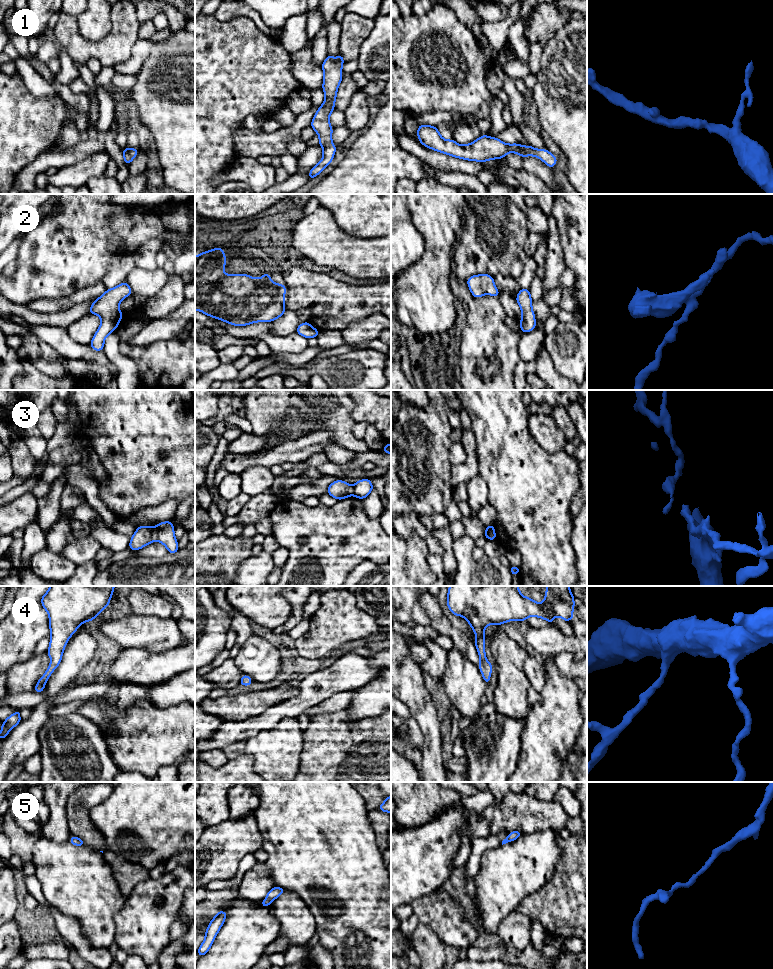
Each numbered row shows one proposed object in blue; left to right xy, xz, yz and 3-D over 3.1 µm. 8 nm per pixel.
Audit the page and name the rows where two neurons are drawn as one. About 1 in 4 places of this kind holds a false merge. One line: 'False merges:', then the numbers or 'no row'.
False merges: 3

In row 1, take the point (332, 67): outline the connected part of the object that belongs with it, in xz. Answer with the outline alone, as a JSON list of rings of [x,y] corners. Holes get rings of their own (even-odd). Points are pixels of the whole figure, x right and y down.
[[[327,55],[321,68],[324,71],[323,91],[324,103],[318,108],[310,126],[319,135],[319,145],[323,148],[322,160],[309,171],[309,180],[312,180],[331,163],[336,152],[336,146],[332,143],[333,128],[329,122],[329,116],[334,111],[334,105],[338,87],[342,80],[343,55],[337,58]]]

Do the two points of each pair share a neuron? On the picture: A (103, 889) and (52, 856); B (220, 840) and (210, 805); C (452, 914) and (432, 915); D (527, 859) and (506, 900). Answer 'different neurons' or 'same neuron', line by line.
A: same neuron
B: different neurons
C: same neuron
D: same neuron

